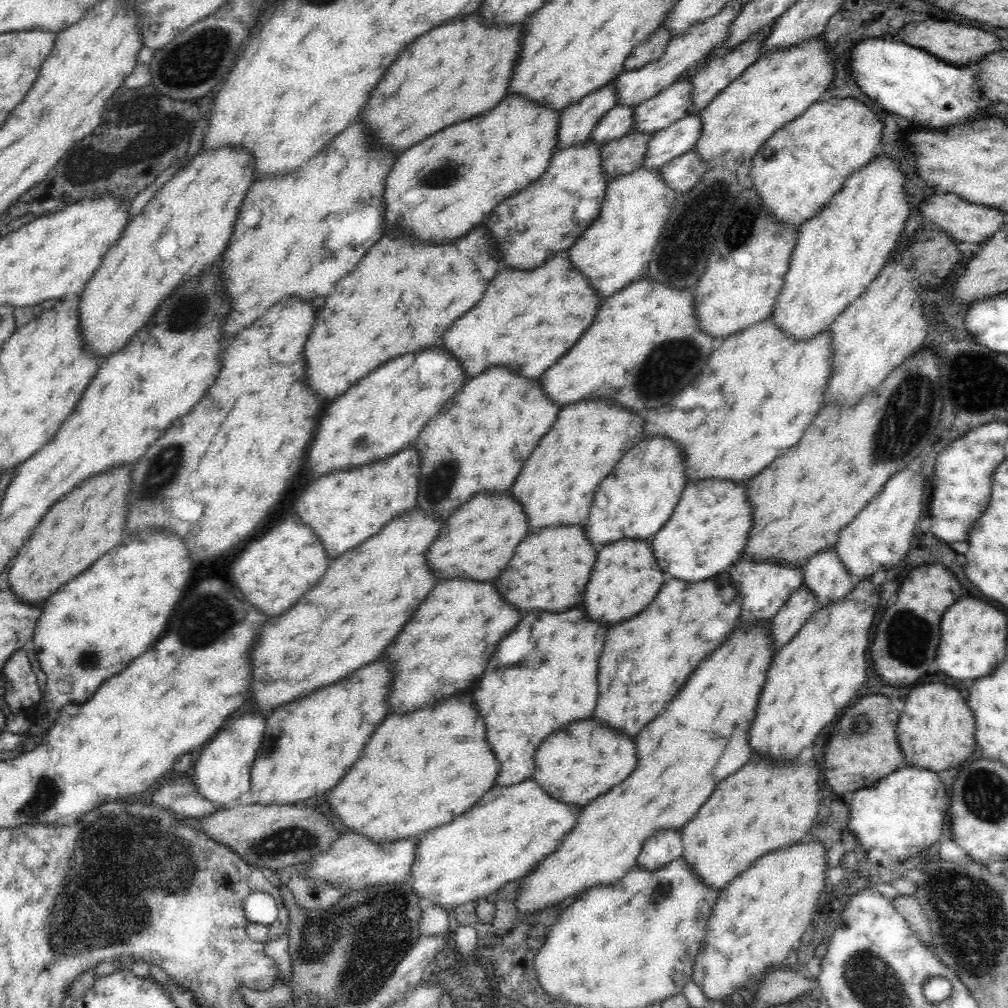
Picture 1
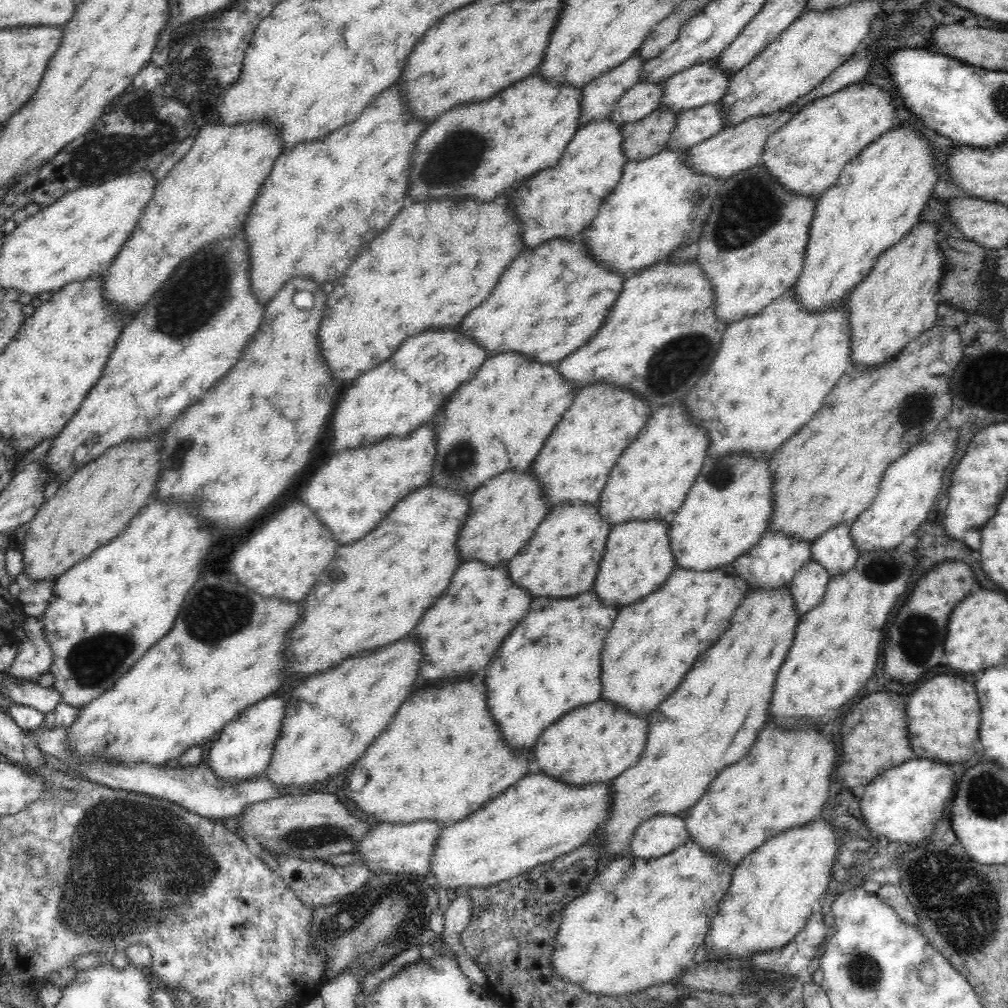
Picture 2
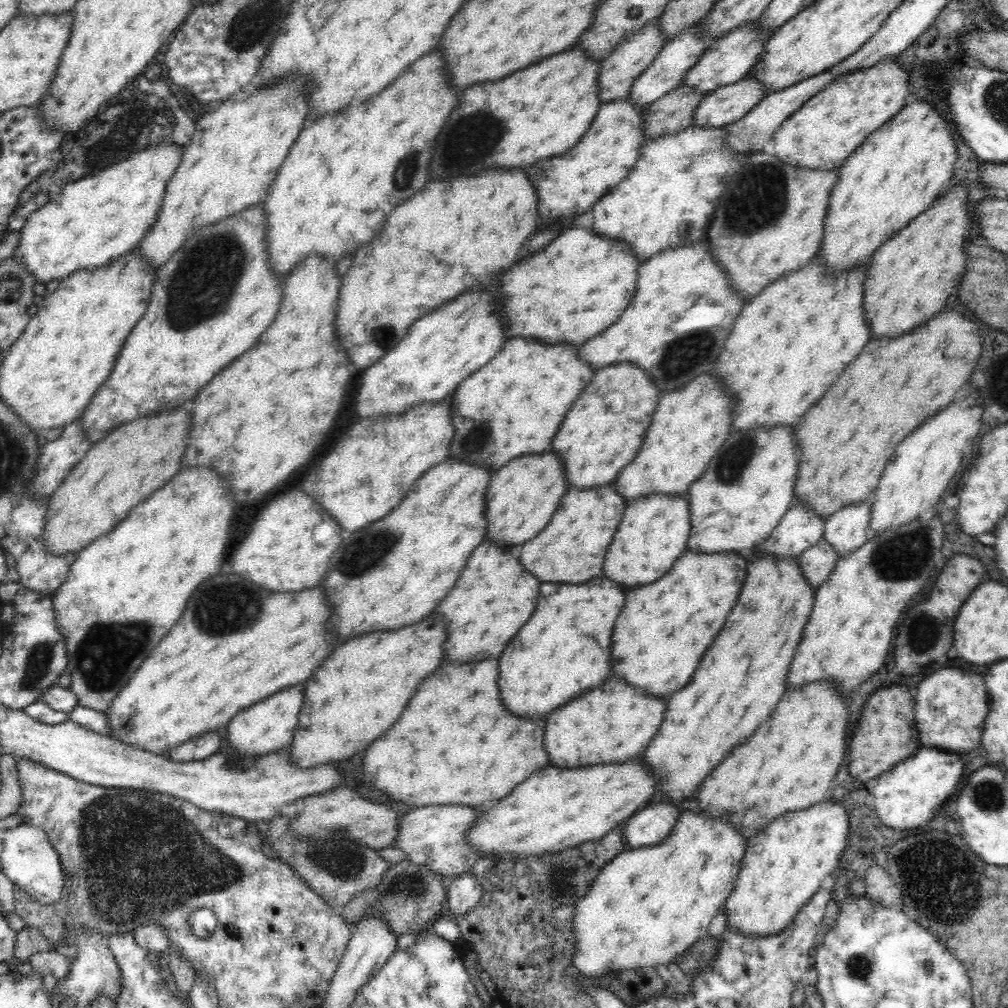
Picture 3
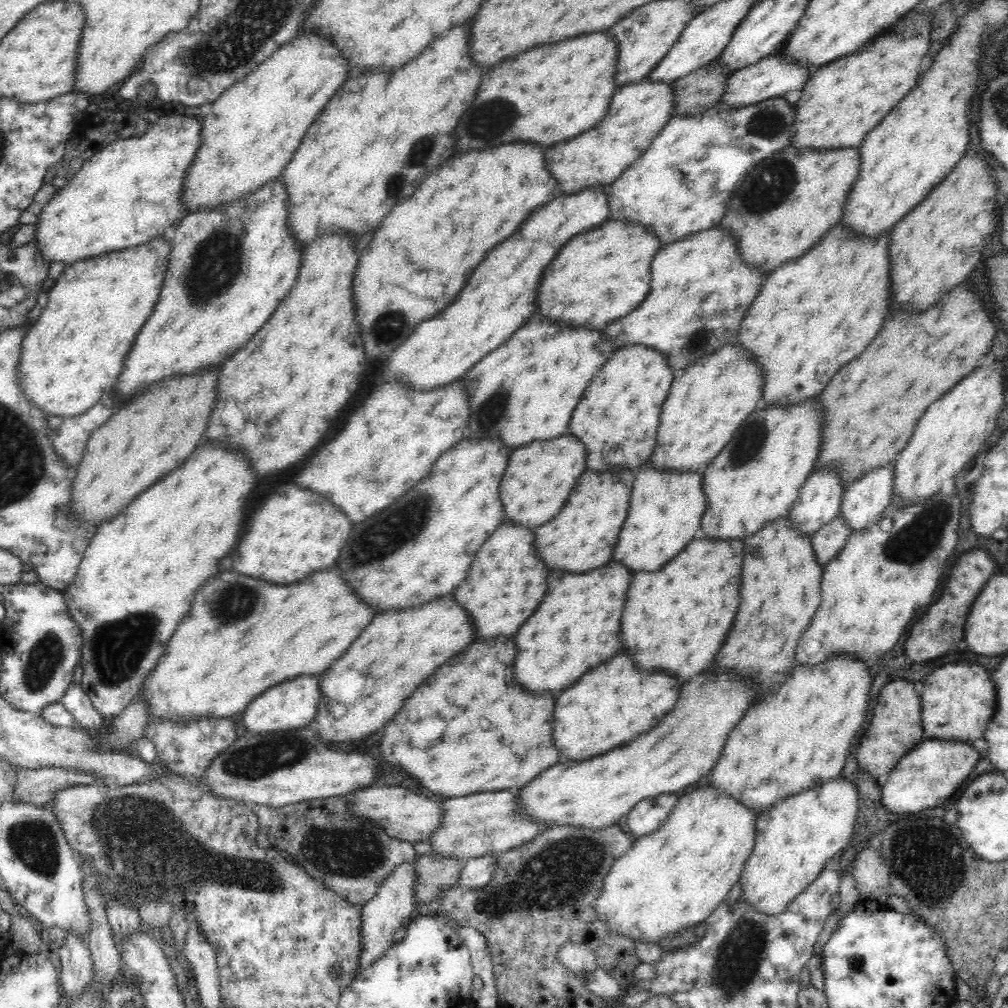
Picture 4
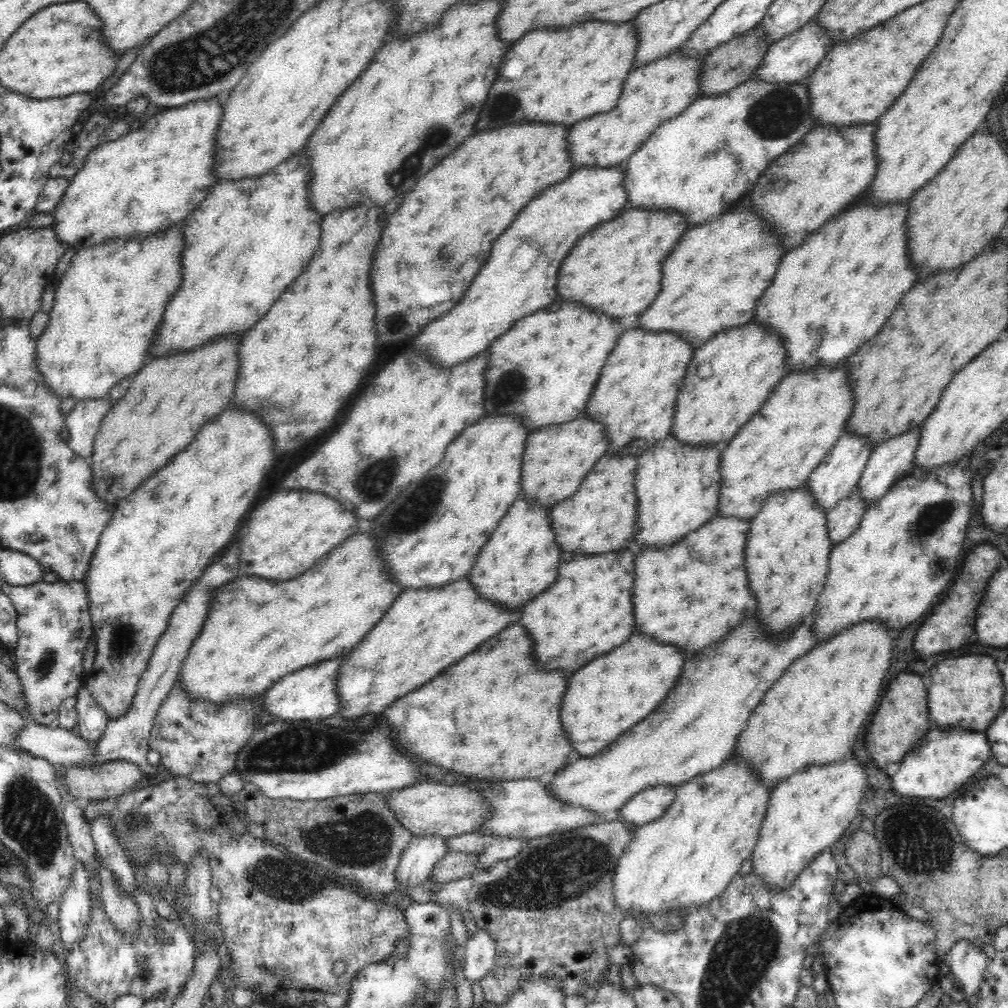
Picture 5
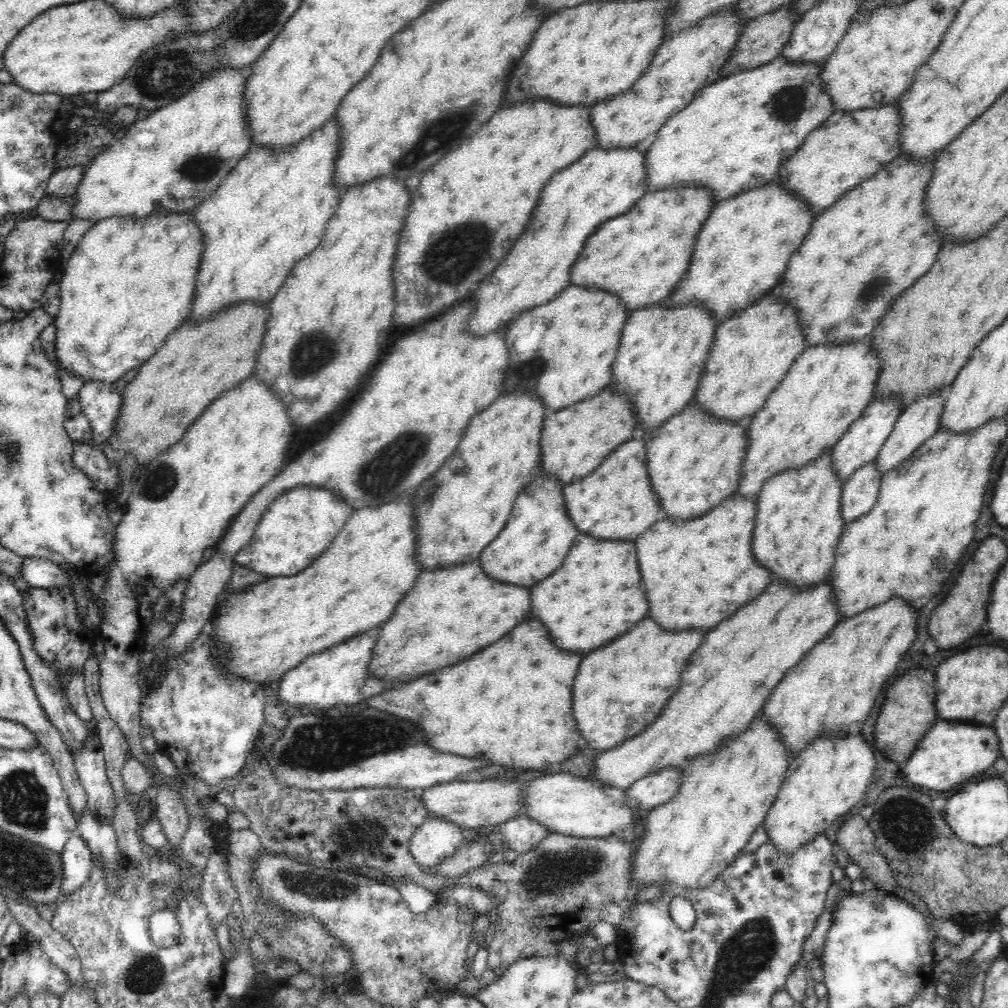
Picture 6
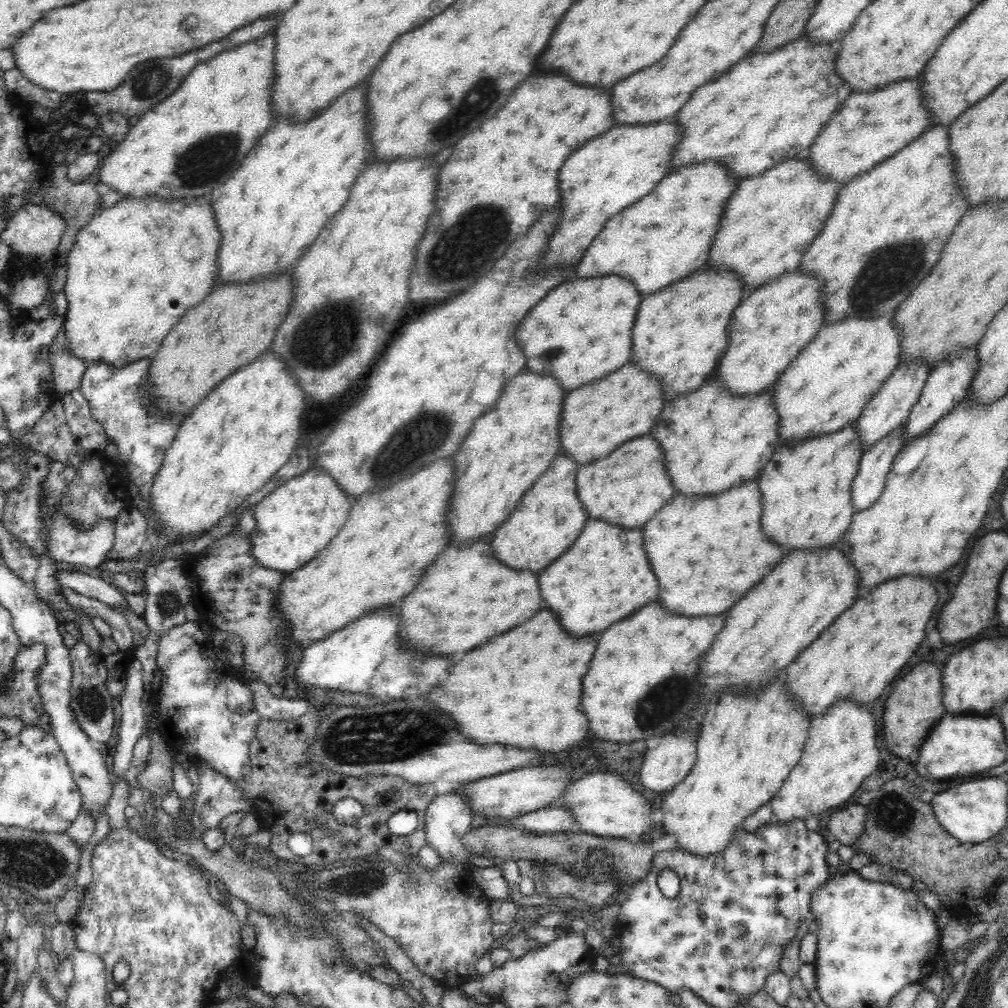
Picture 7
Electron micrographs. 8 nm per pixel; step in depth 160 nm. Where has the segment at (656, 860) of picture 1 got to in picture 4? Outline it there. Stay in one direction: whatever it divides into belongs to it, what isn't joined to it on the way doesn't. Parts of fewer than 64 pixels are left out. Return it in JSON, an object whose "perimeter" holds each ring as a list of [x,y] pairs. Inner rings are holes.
{"perimeter":[[[674,793],[641,800],[626,815],[628,830],[639,838],[652,836],[667,821],[679,798]]]}

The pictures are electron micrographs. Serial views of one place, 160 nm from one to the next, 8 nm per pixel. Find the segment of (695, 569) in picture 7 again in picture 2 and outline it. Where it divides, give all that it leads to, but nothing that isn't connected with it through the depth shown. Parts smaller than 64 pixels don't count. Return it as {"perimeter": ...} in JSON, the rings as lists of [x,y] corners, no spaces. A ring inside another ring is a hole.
{"perimeter":[[[730,564],[714,572],[690,572],[676,568],[658,592],[646,596],[638,604],[622,608],[602,648],[602,698],[610,704],[616,704],[618,708],[626,708],[636,716],[648,716],[660,702],[666,700],[666,696],[678,688],[696,658],[726,632],[734,610],[746,596],[746,590],[746,582],[734,572]]]}

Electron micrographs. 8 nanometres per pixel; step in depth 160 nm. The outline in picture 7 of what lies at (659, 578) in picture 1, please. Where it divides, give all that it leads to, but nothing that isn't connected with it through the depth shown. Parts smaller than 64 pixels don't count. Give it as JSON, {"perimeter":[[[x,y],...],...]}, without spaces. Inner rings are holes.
{"perimeter":[[[714,382],[663,404],[660,420],[648,434],[660,444],[675,495],[714,496],[726,488],[756,479],[780,446],[773,390],[774,387],[754,396],[732,395],[719,382]]]}

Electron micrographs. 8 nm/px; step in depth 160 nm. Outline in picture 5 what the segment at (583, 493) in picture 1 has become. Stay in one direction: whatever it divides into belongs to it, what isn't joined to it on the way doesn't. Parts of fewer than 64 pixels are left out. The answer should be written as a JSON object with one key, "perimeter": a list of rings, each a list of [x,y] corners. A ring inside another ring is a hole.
{"perimeter":[[[642,329],[626,330],[612,354],[608,356],[600,377],[596,382],[596,390],[590,395],[588,406],[582,416],[590,416],[592,420],[602,424],[606,435],[606,452],[604,455],[634,455],[640,456],[648,448],[652,448],[659,440],[668,435],[673,424],[674,402],[680,384],[683,382],[686,370],[693,356],[690,345],[674,333],[652,333]]]}

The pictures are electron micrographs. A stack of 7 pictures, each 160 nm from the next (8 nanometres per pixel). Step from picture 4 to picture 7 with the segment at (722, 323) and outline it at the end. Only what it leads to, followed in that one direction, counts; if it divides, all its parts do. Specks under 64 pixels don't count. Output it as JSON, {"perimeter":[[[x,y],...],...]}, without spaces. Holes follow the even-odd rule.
{"perimeter":[[[805,158],[786,159],[762,176],[740,182],[740,188],[732,192],[732,200],[727,201],[720,216],[720,236],[716,236],[712,260],[718,266],[726,264],[736,268],[736,272],[744,272],[748,292],[756,284],[767,283],[768,276],[780,276],[788,268],[798,268],[800,256],[822,232],[841,187],[836,181],[816,175]]]}

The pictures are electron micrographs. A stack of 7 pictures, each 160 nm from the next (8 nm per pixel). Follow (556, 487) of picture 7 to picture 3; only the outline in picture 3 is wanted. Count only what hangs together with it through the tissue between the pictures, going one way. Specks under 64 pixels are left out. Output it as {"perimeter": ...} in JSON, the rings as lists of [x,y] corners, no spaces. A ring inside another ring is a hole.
{"perimeter":[[[492,542],[478,546],[460,572],[460,580],[434,610],[442,616],[444,624],[448,624],[448,638],[444,642],[446,660],[476,662],[498,656],[508,640],[532,616],[538,588],[540,582],[514,560],[510,550],[498,548]]]}

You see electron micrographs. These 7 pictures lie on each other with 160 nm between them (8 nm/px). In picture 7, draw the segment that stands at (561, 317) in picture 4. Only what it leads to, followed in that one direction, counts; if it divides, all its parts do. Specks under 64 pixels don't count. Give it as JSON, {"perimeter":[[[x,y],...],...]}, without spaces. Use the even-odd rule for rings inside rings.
{"perimeter":[[[708,159],[703,163],[680,167],[670,172],[640,200],[632,206],[616,213],[609,218],[600,234],[592,240],[590,248],[584,254],[584,264],[580,264],[580,276],[600,276],[600,272],[620,272],[620,276],[632,276],[636,280],[636,288],[644,292],[644,296],[658,292],[664,284],[672,284],[672,280],[684,280],[688,272],[696,272],[706,264],[714,234],[718,230],[720,216],[723,216],[724,206],[732,192],[736,190],[738,182],[730,176],[722,163]]]}

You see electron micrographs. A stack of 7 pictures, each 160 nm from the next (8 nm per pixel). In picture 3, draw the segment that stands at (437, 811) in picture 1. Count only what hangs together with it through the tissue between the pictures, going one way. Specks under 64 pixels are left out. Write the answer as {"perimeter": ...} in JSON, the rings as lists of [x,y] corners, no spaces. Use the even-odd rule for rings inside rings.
{"perimeter":[[[488,658],[482,662],[472,662],[472,664],[442,664],[440,670],[436,670],[432,676],[428,676],[416,690],[416,694],[412,696],[412,700],[408,702],[406,710],[402,712],[402,716],[396,720],[396,724],[392,724],[392,728],[388,728],[388,732],[384,732],[364,754],[362,760],[362,774],[364,774],[364,782],[368,782],[368,788],[378,790],[388,797],[388,800],[397,802],[404,806],[415,808],[425,807],[428,805],[448,806],[448,805],[462,805],[472,808],[483,808],[487,805],[508,796],[520,782],[524,782],[532,773],[548,765],[548,756],[542,748],[542,736],[544,736],[544,720],[540,718],[516,718],[512,716],[500,700],[500,690],[496,688],[496,678],[498,678],[498,658]]]}

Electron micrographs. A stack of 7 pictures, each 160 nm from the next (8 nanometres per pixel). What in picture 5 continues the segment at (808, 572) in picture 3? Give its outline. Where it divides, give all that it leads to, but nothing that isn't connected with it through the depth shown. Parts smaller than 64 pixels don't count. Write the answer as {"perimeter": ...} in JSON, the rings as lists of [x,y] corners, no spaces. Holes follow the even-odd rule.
{"perimeter":[[[856,489],[826,514],[826,533],[830,546],[846,540],[858,528],[865,512],[866,503],[860,499]]]}

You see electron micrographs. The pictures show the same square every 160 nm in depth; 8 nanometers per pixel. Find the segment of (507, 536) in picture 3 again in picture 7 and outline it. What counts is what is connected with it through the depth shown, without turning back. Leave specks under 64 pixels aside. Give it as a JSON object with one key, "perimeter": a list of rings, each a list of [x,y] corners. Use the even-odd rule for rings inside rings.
{"perimeter":[[[630,362],[618,372],[568,393],[560,408],[559,454],[570,457],[578,468],[607,457],[626,441],[648,433],[665,403],[663,394],[656,377]]]}

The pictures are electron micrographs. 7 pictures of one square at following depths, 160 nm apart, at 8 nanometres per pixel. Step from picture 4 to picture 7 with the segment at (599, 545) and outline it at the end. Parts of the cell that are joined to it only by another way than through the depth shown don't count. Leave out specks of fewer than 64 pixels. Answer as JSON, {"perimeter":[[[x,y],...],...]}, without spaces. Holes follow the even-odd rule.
{"perimeter":[[[646,433],[626,441],[607,457],[580,467],[576,474],[577,498],[590,519],[602,519],[624,528],[642,528],[652,516],[675,496],[675,488],[664,467],[664,454],[658,441]]]}

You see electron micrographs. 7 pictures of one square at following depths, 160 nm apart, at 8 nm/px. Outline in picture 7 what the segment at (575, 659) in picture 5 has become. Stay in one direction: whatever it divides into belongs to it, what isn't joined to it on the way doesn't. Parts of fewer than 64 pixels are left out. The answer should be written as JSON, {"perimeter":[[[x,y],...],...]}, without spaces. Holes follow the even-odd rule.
{"perimeter":[[[590,519],[570,550],[540,574],[540,592],[544,592],[544,602],[552,608],[552,612],[556,612],[556,616],[560,616],[560,624],[564,624],[568,632],[602,632],[608,624],[624,620],[628,612],[636,612],[634,608],[640,608],[640,604],[656,600],[658,582],[650,570],[640,530],[624,530],[624,527],[618,528],[602,522],[602,519]]]}

